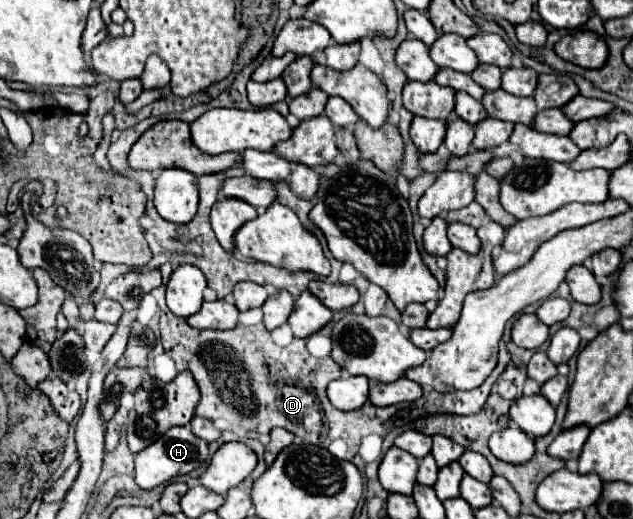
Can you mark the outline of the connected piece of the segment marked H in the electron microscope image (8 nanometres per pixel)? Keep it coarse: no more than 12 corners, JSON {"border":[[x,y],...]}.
{"border":[[170,428],[136,456],[136,482],[152,490],[206,464],[208,442]]}

